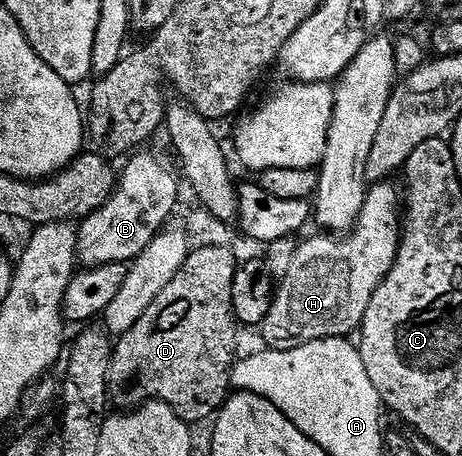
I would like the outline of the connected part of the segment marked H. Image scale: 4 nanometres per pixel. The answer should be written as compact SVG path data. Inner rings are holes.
M386 180L368 187L357 222L344 236L309 238L298 245L291 268L276 283L273 303L259 327L261 338L265 341L262 343L268 349L290 350L315 340L343 338L352 335L352 330L354 333L360 327L375 292L381 287L381 281L388 276L397 258L397 249L401 246L403 198L398 187L396 190L391 183L392 181Z

